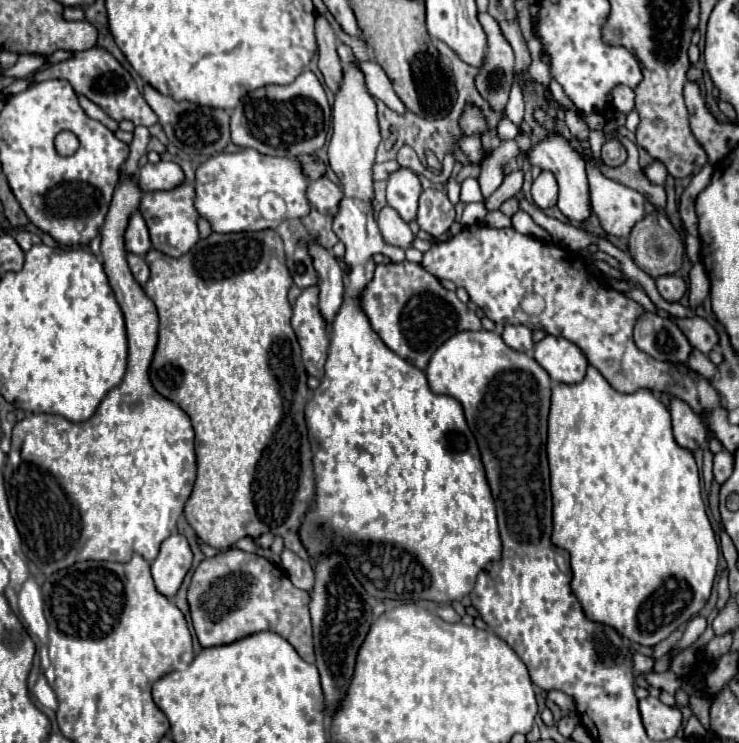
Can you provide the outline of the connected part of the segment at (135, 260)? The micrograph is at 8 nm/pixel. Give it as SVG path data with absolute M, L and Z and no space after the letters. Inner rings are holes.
M128 254L128 266L130 266L134 278L138 280L138 284L144 286L148 280L148 264L144 262L144 258L138 254Z

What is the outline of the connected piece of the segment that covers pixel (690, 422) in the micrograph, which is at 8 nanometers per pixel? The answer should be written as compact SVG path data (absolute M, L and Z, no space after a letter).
M678 398L670 400L670 414L672 414L672 432L676 442L694 452L696 448L702 448L706 444L708 432L704 430L702 420L692 414L690 406L684 406L684 402L680 402Z

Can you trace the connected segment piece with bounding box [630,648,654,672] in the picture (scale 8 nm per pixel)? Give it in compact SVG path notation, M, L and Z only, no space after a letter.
M630 648L630 652L632 652L632 658L634 658L634 668L638 672L652 672L652 666L654 666L654 660L652 658L640 654L640 652L636 652L632 648Z

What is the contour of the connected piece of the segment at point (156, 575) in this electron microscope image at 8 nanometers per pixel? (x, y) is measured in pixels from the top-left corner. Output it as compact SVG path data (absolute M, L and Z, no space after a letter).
M172 534L170 538L166 538L160 546L160 554L150 564L156 590L166 598L174 598L190 566L192 550L186 538L180 534Z

